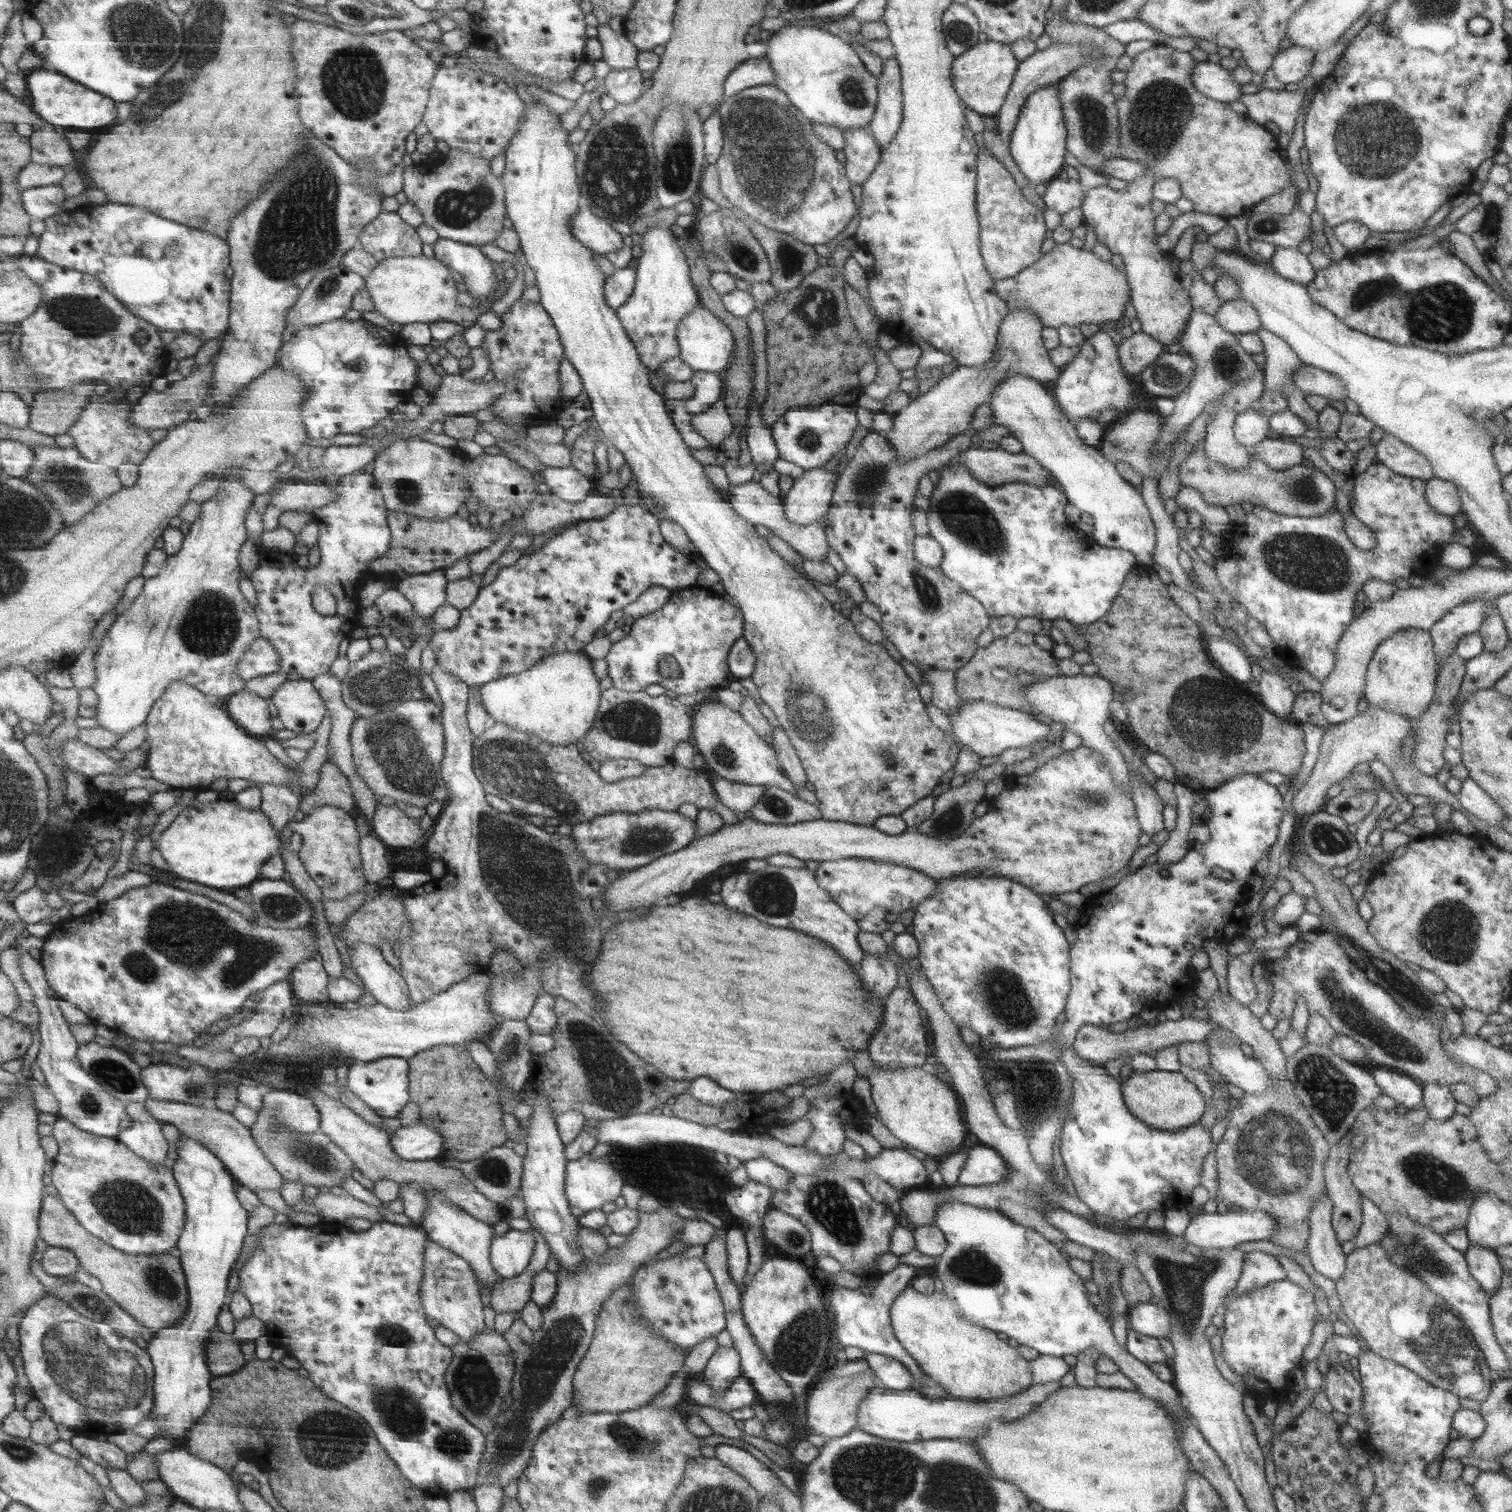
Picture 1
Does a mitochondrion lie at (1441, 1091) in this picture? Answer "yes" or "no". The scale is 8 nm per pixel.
no

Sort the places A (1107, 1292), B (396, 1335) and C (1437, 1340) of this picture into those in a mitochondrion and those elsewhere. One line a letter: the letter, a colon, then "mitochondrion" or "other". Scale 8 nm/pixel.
A: mitochondrion
B: mitochondrion
C: mitochondrion

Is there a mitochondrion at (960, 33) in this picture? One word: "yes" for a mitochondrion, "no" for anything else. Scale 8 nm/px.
yes

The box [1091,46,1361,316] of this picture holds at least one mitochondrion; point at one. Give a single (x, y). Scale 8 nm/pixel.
(1156, 119)

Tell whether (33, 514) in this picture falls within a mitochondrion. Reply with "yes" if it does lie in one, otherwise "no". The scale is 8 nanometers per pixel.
yes

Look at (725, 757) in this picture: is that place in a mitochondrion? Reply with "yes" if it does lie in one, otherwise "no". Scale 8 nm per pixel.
yes

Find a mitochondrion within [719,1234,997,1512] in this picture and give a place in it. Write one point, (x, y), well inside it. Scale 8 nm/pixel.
(798, 1348)

